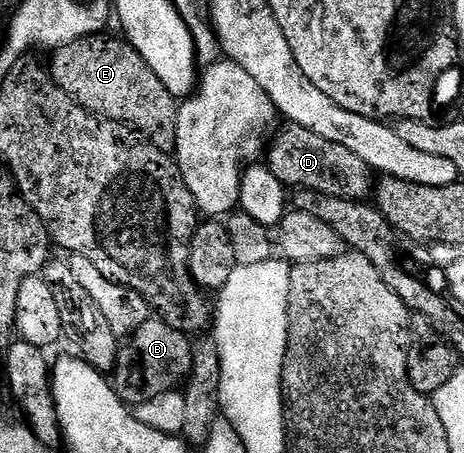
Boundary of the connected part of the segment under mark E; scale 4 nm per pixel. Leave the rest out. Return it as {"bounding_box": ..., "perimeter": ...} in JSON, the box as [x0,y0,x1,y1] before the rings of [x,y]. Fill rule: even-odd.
{"bounding_box":[49,34,177,152],"perimeter":[[[111,34],[86,36],[77,42],[54,49],[50,53],[49,71],[55,84],[76,104],[105,120],[115,120],[142,132],[164,152],[175,150],[177,138],[177,97],[165,90],[165,82],[149,70],[145,58],[137,54],[126,39],[114,40]]]}

